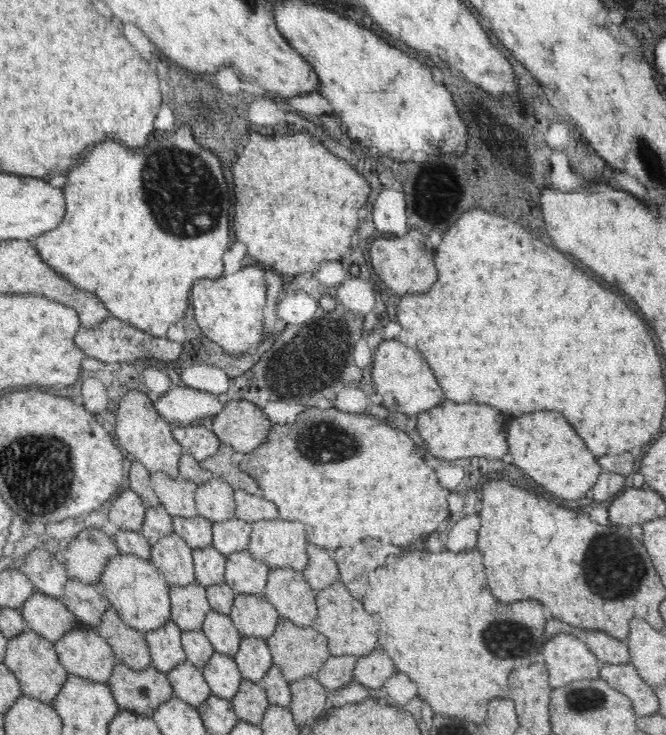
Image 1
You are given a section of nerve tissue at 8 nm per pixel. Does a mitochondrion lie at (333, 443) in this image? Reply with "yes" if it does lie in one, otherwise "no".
yes

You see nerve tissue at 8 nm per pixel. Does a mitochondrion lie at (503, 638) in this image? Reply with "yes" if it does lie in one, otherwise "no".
yes

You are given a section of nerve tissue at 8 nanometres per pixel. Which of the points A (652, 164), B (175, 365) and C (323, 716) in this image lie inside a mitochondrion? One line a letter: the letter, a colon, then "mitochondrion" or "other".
A: mitochondrion
B: other
C: other

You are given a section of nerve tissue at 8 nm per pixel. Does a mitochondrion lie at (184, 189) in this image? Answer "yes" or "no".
yes

